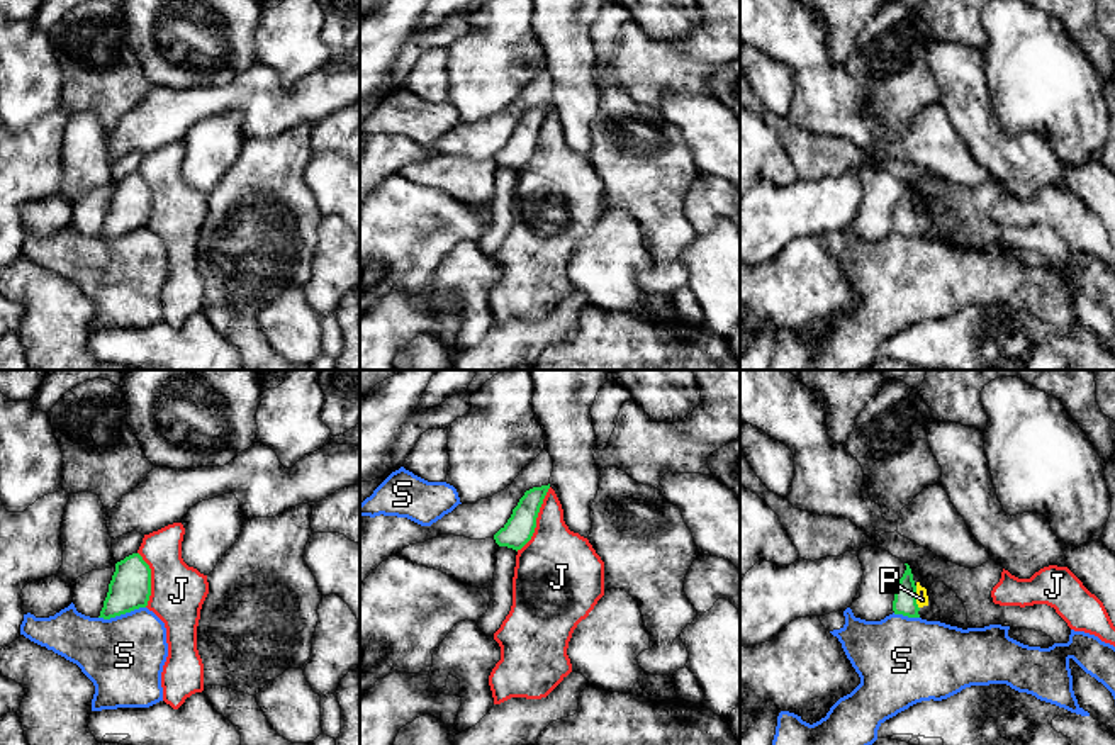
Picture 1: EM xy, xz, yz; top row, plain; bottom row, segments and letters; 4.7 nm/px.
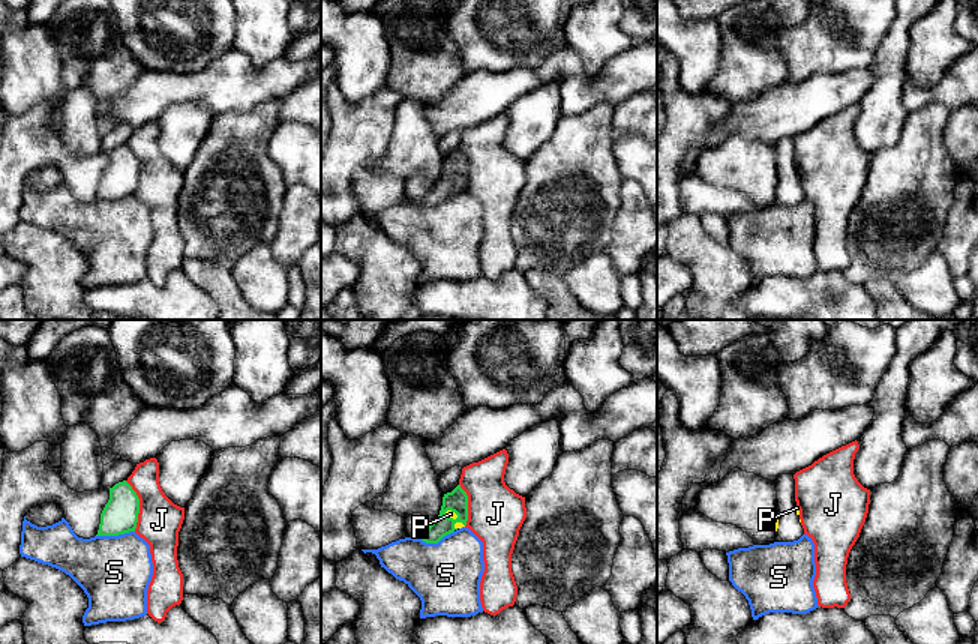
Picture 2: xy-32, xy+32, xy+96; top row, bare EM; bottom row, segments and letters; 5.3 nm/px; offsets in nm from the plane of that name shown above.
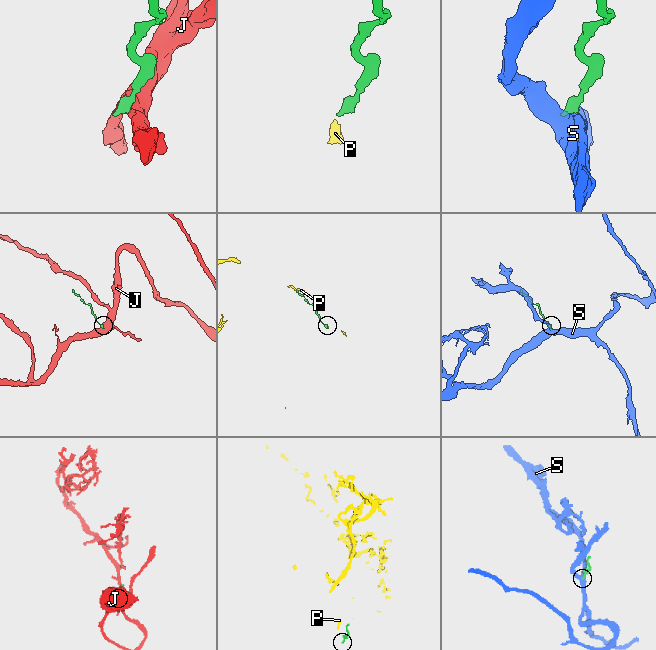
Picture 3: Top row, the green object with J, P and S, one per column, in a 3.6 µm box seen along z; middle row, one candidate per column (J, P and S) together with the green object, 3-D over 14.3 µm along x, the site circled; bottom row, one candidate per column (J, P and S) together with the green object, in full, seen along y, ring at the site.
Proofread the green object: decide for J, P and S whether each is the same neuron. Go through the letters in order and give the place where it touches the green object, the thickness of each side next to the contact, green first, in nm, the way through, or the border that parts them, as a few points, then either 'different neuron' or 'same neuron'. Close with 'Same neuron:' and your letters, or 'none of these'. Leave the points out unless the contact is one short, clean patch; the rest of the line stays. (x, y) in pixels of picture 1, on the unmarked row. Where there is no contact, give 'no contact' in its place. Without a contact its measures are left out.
J: meets green in xz at (535, 140); 140 nm thick on the green side, 380 nm on the other; border along xz (550, 107), (540, 128), (533, 155), (516, 170); different neuron
P: meets green in yz at (915, 218); 110 nm thick on the green side, 60 nm on the other; border along yz (915, 206), (915, 223), (918, 228); different neuron
S: meets green in xy at (121, 233); 200 nm thick on the green side, 380 nm on the other; border along xy (145, 226), (109, 238), (99, 238); different neuron
Same neuron: none of these

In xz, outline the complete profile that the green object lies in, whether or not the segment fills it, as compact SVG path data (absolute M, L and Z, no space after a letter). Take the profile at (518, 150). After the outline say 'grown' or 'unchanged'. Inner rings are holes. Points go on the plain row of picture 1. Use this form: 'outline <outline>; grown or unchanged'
outline M550 104L524 112L507 143L494 154L499 166L507 166L518 171L531 160L548 109Z; unchanged

